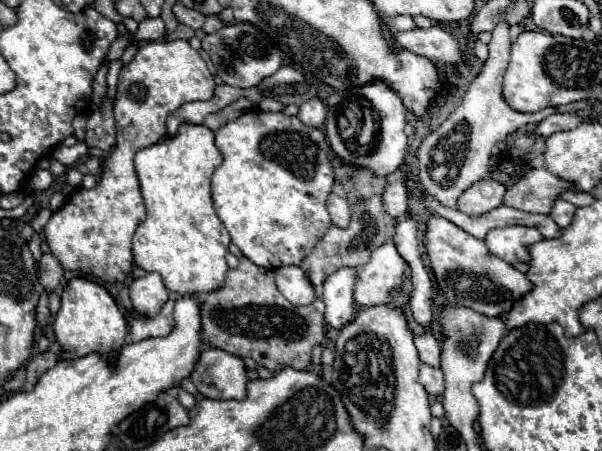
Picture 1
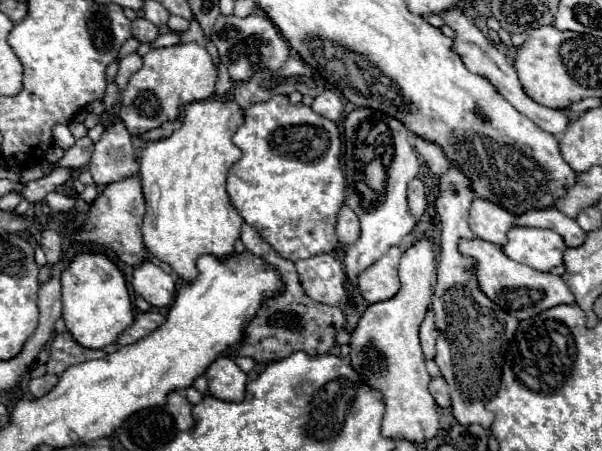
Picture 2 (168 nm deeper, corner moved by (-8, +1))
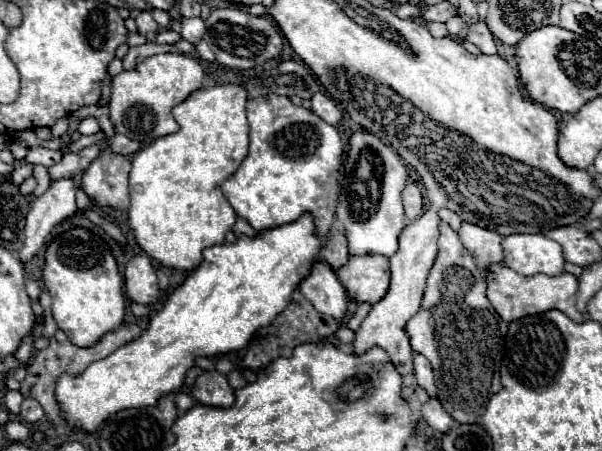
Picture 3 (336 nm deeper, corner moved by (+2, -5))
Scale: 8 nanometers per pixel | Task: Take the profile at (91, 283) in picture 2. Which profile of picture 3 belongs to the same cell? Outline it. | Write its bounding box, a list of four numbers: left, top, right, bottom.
[42,227,126,347]

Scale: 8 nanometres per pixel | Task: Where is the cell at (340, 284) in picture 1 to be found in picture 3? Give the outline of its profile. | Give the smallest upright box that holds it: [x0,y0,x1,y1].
[336,131,408,257]

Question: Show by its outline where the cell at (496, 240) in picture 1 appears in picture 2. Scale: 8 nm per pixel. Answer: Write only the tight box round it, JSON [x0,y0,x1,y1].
[502,227,566,271]

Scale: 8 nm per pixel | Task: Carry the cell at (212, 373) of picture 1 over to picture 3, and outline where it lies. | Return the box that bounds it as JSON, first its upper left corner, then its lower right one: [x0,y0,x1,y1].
[192,371,234,407]

